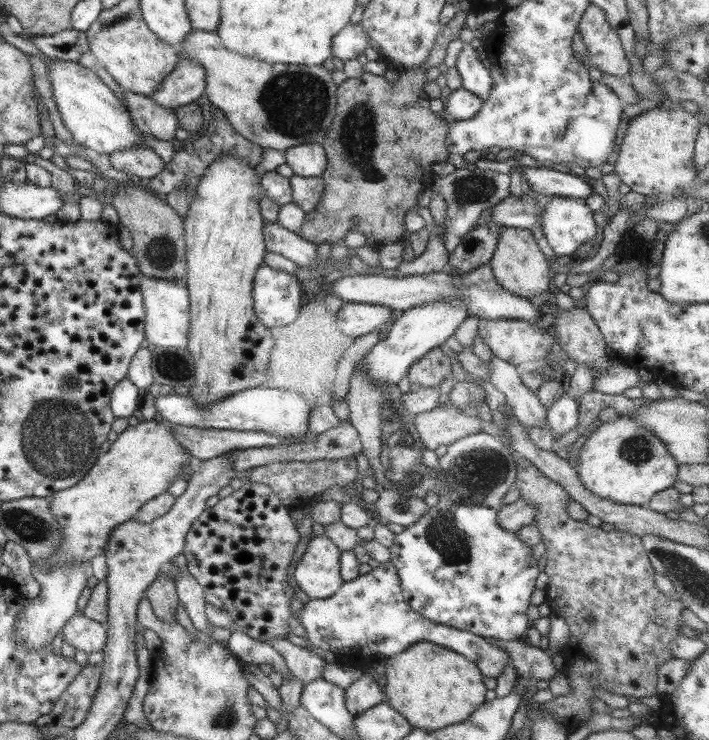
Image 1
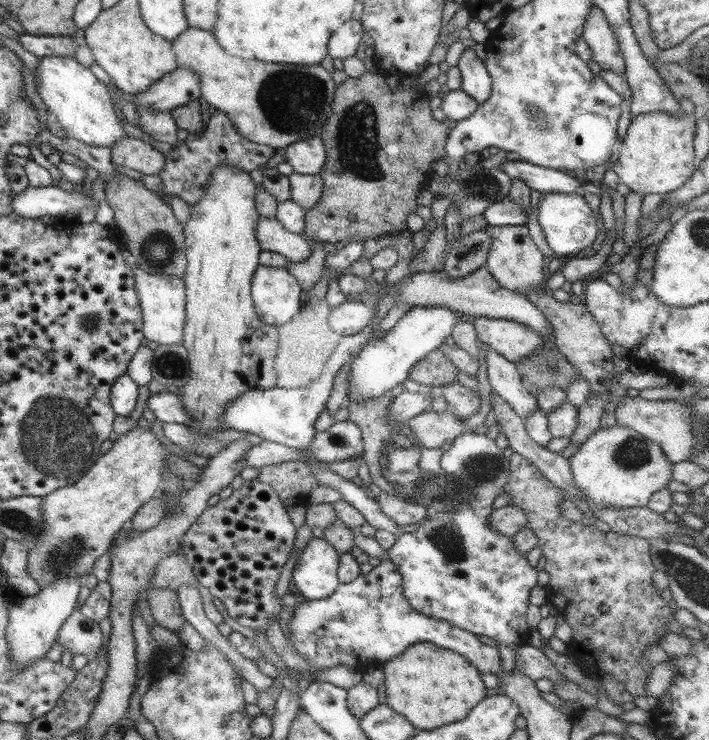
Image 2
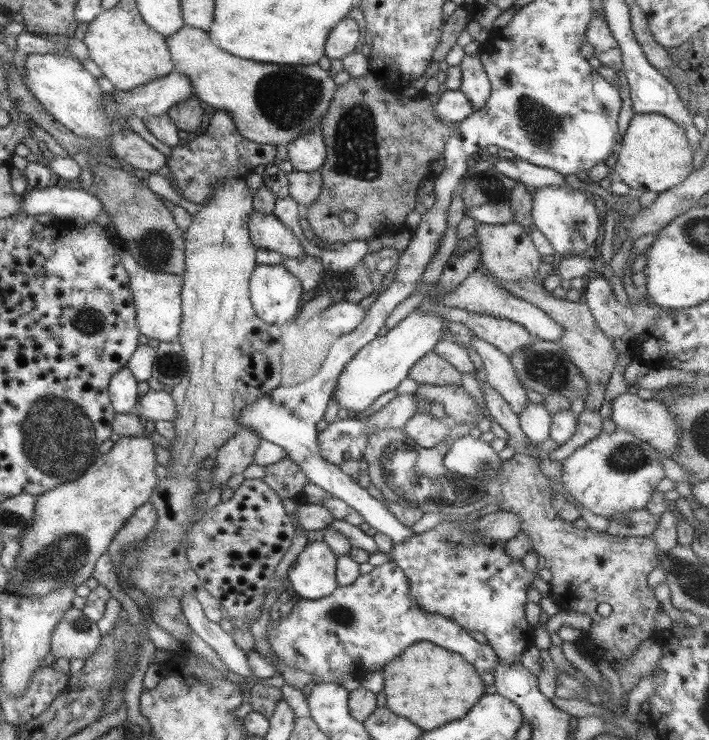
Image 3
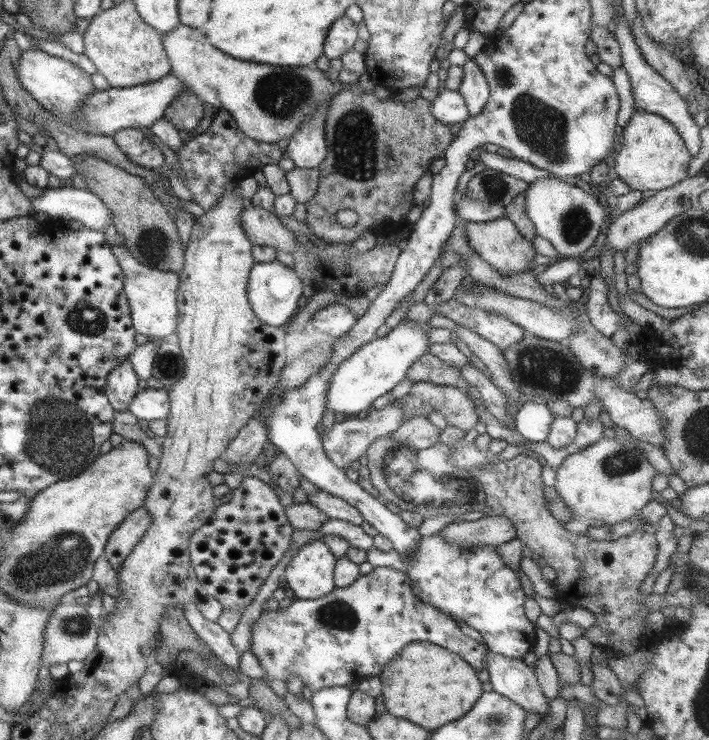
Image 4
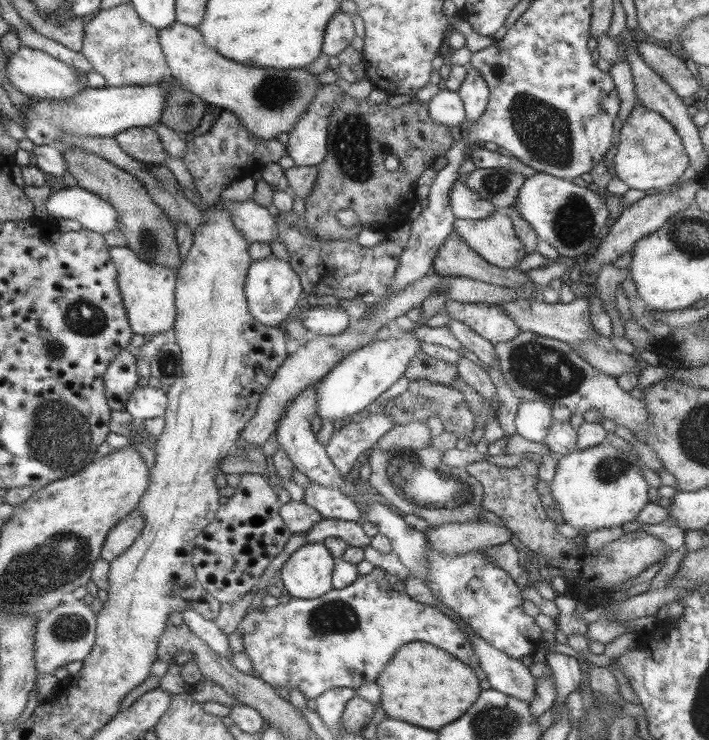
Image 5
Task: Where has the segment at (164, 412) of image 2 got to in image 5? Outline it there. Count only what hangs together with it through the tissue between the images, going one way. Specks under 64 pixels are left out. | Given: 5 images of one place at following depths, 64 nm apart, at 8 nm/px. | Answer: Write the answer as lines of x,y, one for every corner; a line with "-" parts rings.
151,383
145,386
137,386
127,397
124,410
127,411
134,420
141,422
148,418
162,416
166,407
166,394
156,387
151,387

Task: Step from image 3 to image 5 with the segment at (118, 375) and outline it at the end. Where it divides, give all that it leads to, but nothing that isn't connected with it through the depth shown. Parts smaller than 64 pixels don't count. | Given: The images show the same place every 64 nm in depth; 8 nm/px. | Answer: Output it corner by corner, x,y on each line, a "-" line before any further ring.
130,347
121,349
111,359
102,376
106,403
111,411
123,411
127,397
138,386
134,355

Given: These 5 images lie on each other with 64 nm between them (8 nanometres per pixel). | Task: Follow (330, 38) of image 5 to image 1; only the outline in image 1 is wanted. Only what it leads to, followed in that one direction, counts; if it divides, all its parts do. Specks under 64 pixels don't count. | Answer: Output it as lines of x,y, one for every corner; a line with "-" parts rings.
345,24
330,42
331,56
346,61
354,59
357,55
363,53
368,46
367,35
360,24

